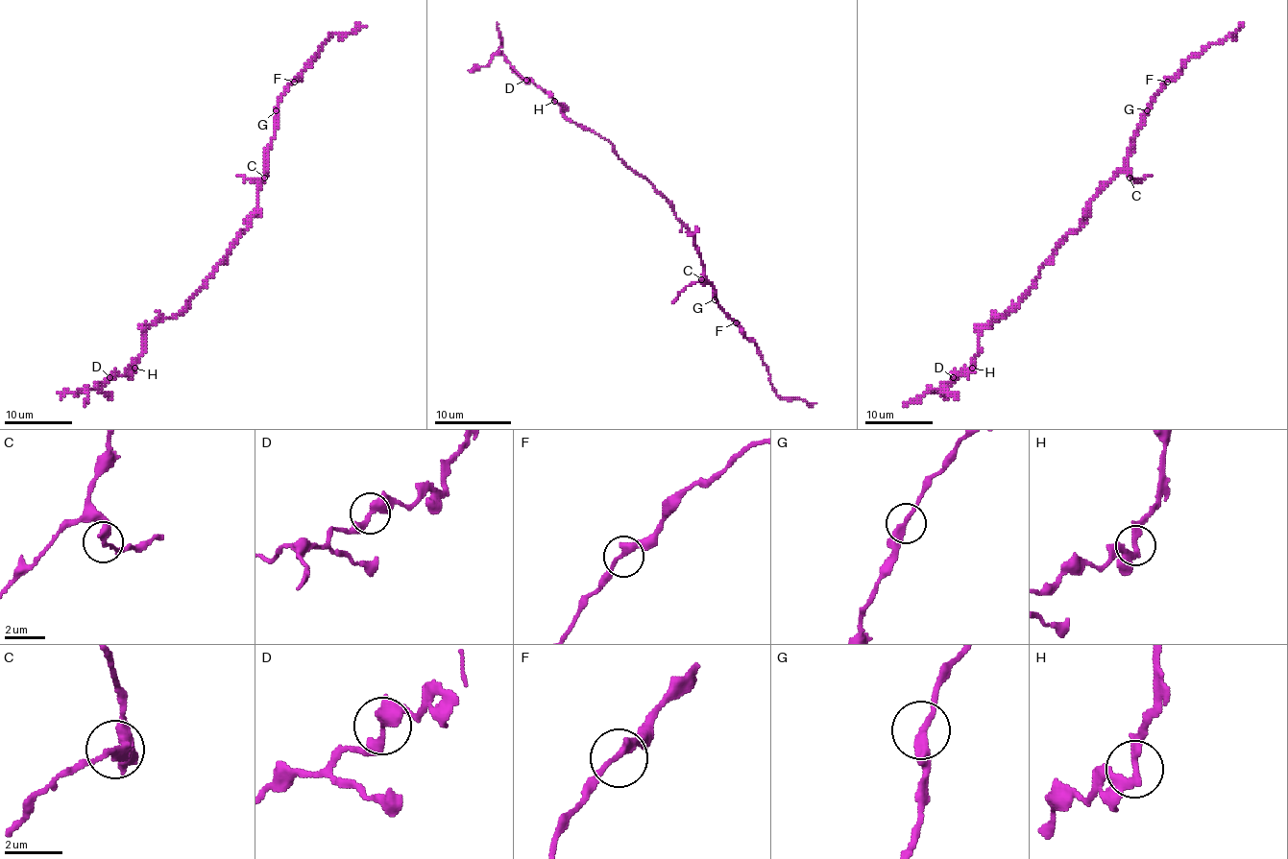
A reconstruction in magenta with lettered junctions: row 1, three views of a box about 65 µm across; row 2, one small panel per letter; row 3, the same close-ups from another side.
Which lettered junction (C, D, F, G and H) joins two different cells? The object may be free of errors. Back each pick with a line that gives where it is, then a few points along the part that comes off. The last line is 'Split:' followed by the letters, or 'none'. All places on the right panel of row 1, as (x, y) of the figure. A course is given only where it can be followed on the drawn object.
C: Place: (1130, 178). Course of the part to remove: (1130, 178), (1151, 177)
Split: C

